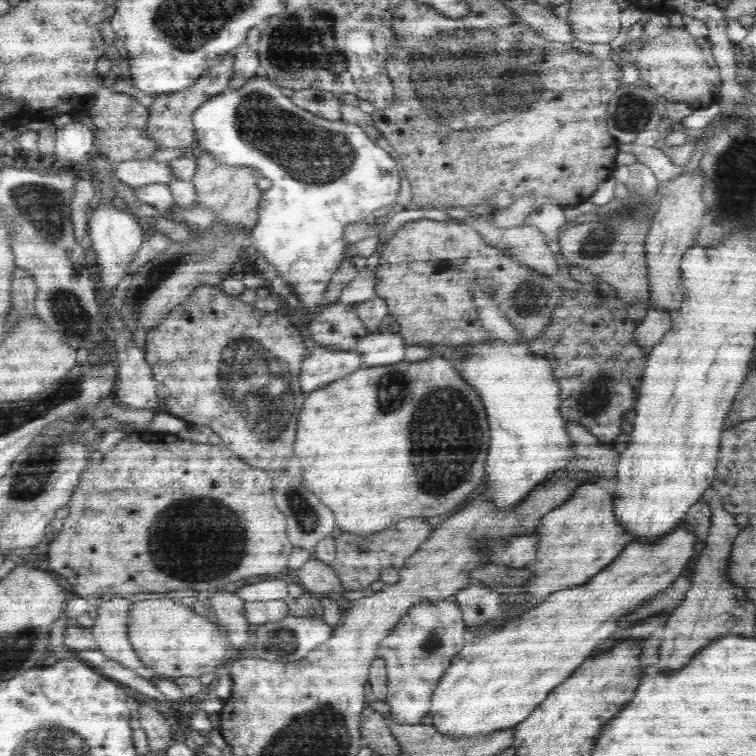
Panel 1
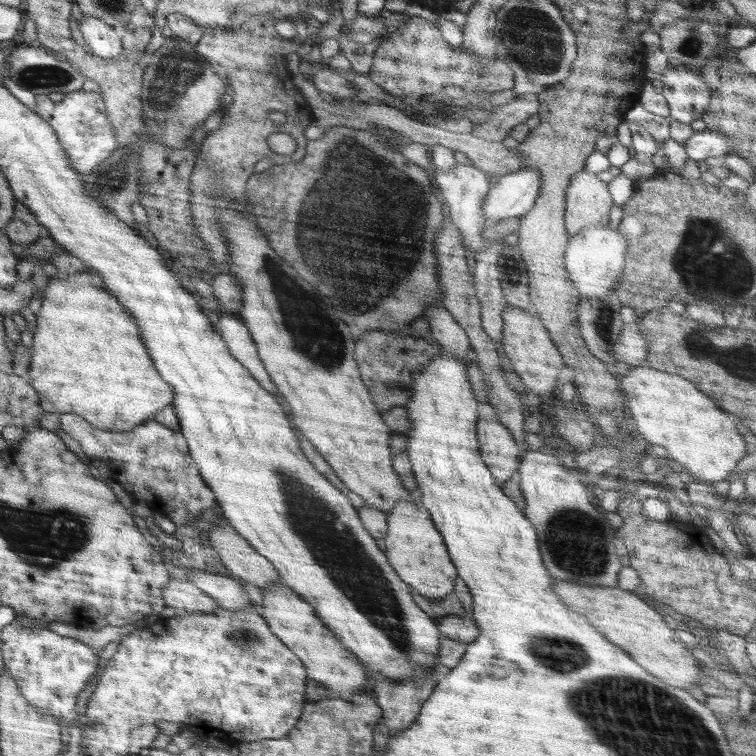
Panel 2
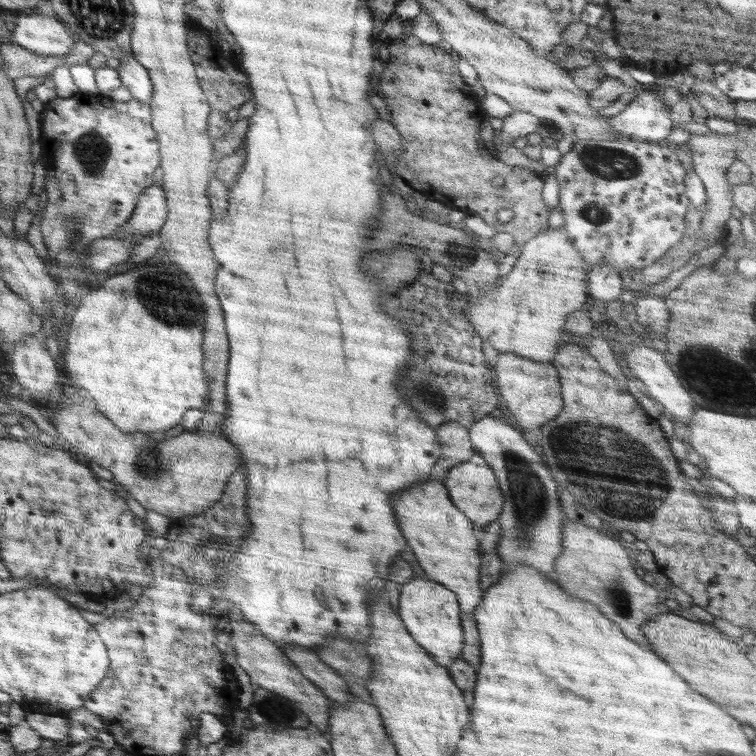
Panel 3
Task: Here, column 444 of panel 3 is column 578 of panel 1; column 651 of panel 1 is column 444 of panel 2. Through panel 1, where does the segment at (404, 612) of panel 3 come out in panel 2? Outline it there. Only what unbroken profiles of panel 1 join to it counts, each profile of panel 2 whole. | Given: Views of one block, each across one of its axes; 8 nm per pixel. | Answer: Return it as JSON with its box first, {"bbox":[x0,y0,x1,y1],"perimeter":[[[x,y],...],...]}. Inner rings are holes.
{"bbox":[385,500,457,600],"perimeter":[[[400,500],[388,514],[385,555],[399,578],[420,596],[438,600],[453,592],[457,570],[450,558],[442,535],[422,506]]]}

